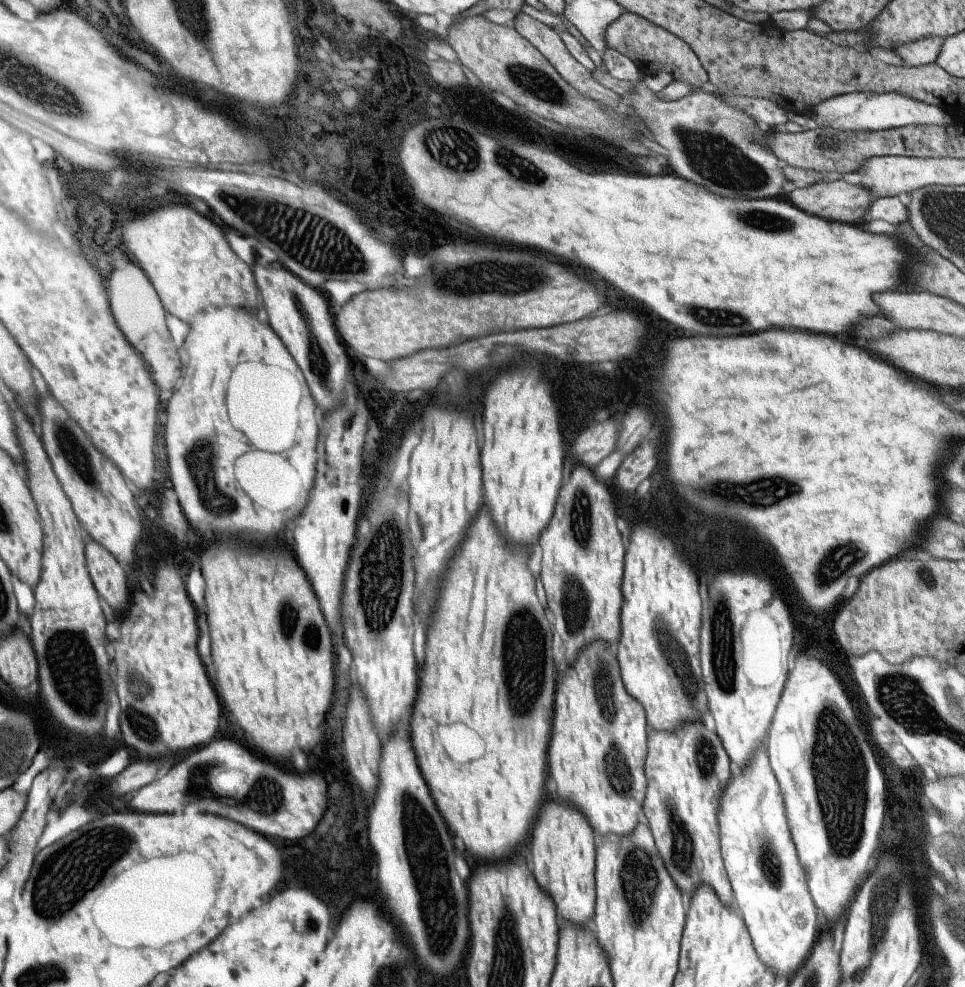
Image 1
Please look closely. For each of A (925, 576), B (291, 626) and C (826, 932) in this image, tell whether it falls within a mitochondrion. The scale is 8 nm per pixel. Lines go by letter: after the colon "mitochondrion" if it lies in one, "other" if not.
A: mitochondrion
B: mitochondrion
C: other

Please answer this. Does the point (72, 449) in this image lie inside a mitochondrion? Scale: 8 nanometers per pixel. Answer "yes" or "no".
yes

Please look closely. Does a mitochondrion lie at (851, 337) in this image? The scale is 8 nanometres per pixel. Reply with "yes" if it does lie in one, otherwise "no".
no

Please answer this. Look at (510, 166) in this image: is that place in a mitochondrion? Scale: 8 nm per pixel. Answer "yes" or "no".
yes

